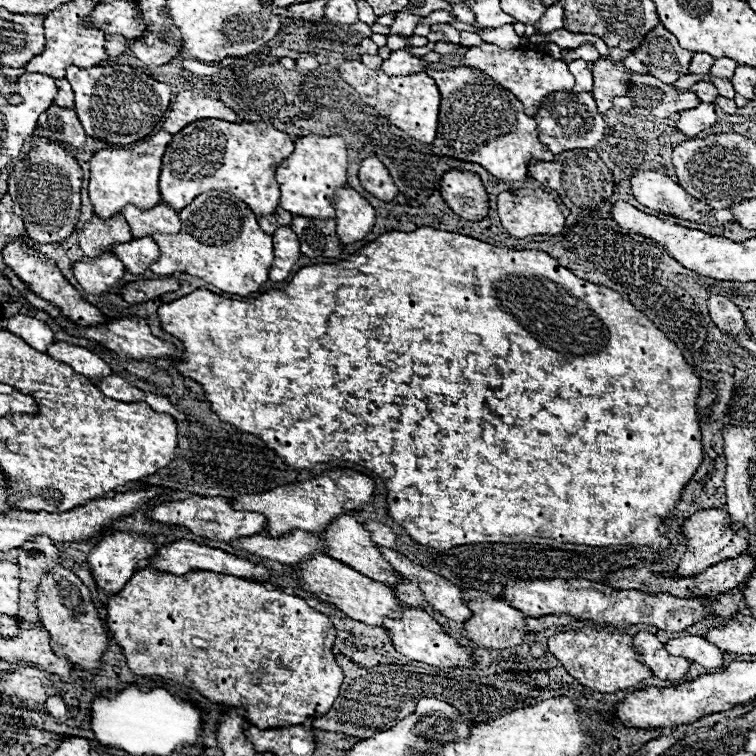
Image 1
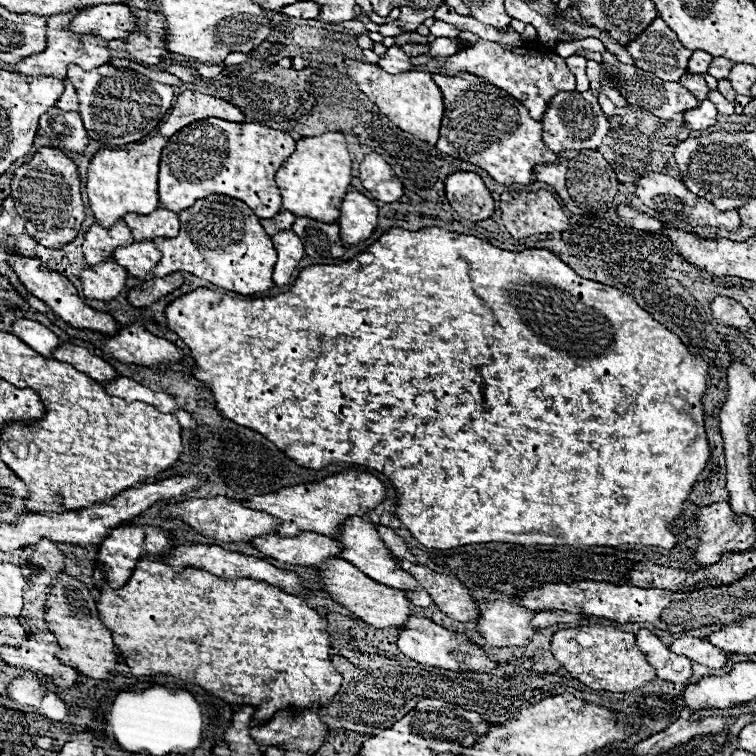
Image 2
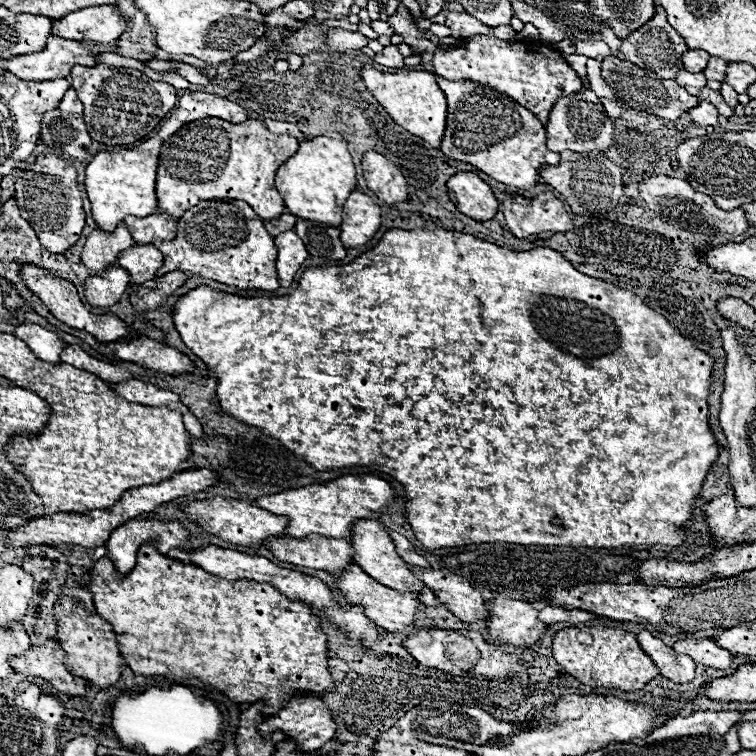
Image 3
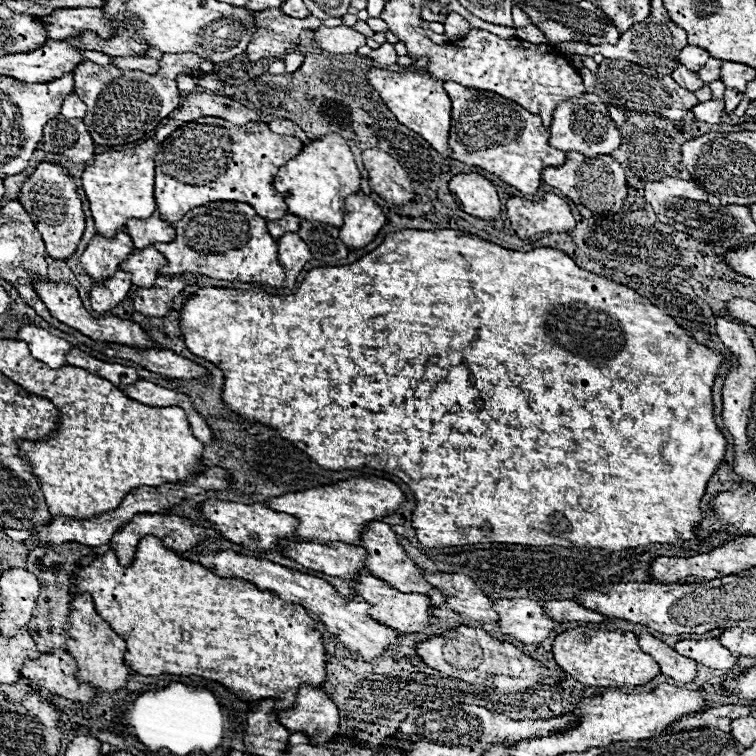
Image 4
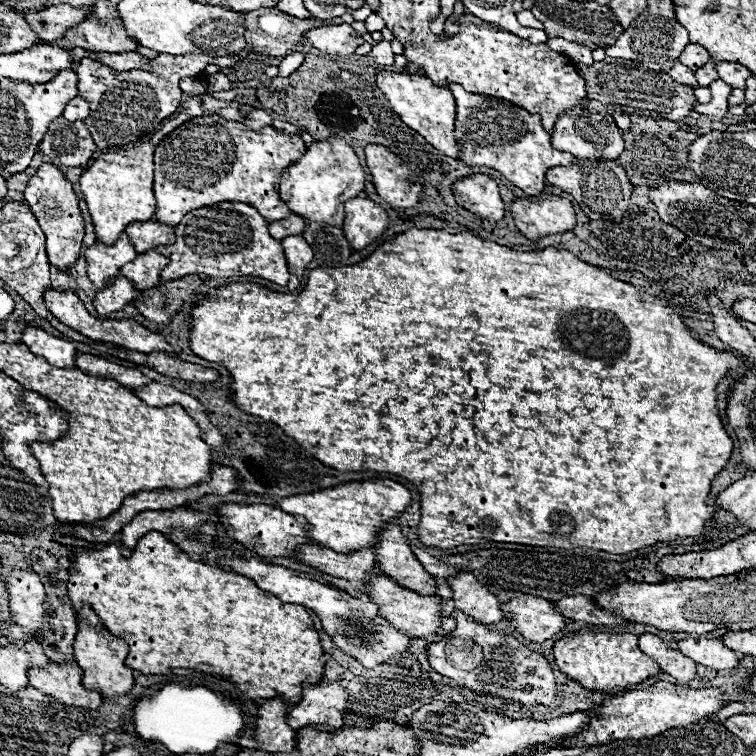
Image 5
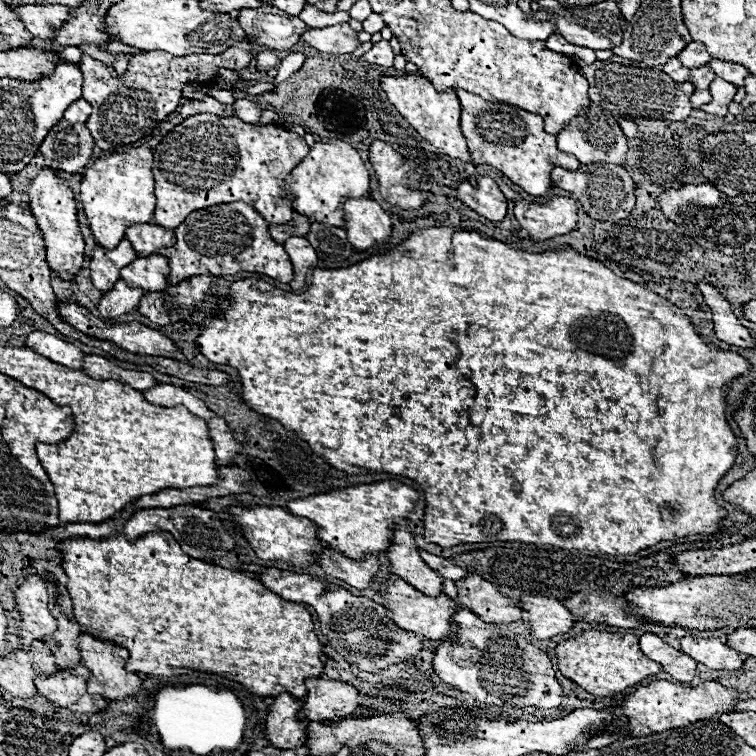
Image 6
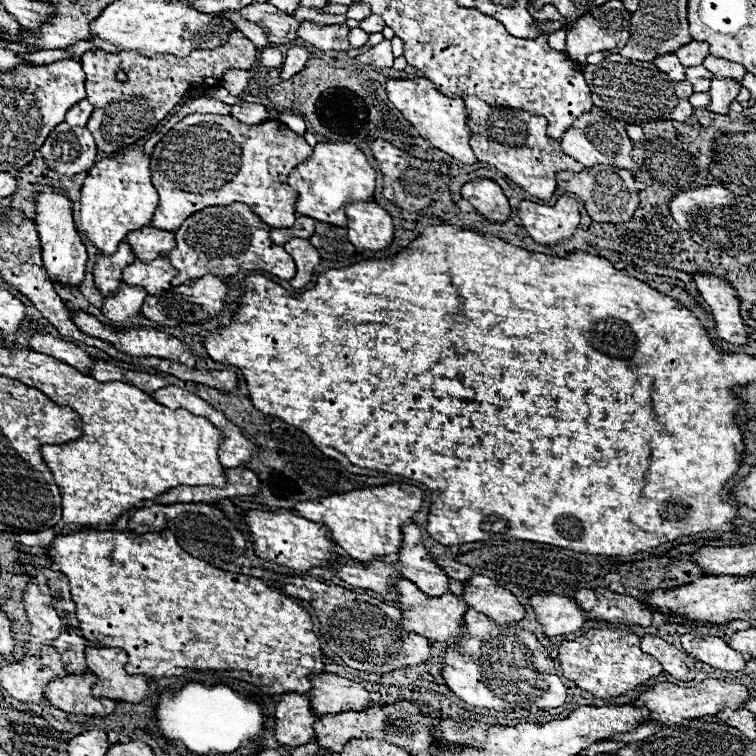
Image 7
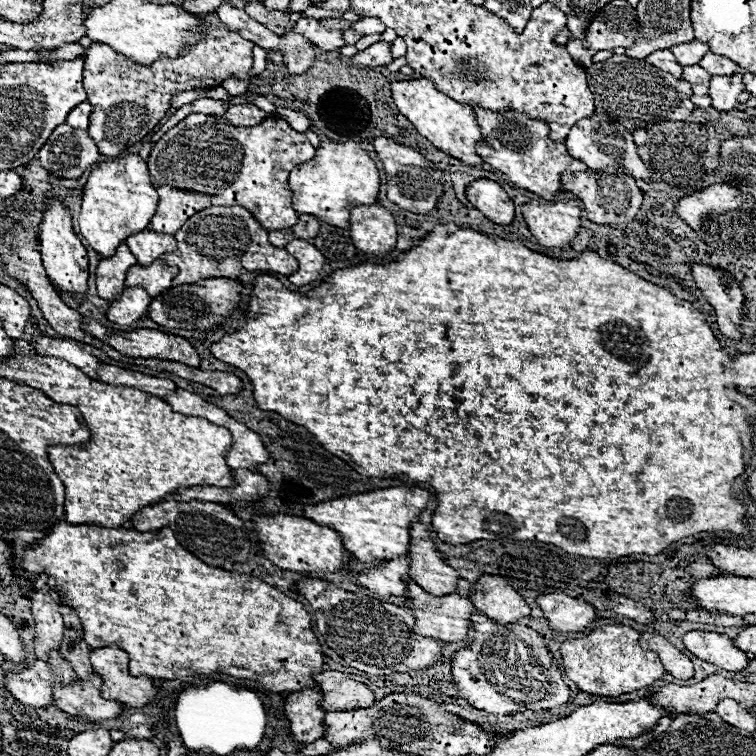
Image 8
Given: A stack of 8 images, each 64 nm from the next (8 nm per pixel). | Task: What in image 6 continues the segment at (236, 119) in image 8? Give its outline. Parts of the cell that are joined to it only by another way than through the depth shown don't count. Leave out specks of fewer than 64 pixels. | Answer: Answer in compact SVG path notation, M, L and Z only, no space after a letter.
M242 98L234 102L234 116L238 116L242 122L256 124L260 120L260 114L262 114L262 108L250 100Z

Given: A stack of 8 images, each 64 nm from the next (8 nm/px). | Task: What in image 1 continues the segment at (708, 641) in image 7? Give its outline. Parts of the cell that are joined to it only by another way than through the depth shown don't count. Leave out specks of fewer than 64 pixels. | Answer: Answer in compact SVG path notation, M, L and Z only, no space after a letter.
M684 634L680 638L670 640L666 644L666 650L672 656L688 658L690 662L702 664L710 670L722 668L722 664L724 664L724 652L720 648L716 648L714 644L708 644L708 640L704 640L702 636L694 636L694 634Z

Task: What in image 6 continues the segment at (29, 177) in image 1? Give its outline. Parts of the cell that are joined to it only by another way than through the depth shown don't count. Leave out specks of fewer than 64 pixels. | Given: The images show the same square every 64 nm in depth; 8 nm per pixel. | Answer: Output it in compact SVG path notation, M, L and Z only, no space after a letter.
M42 168L42 172L28 186L28 196L30 196L30 210L44 236L46 262L50 270L62 280L74 280L84 264L84 240L78 228L76 202L70 186L60 178L56 178L56 172L52 168Z

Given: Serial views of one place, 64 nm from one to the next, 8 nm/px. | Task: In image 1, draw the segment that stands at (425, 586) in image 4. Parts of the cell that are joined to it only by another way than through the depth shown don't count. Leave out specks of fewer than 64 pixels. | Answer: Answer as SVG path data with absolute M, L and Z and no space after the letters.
M340 516L336 518L322 534L318 534L324 542L326 542L326 554L348 564L350 568L362 572L364 576L376 580L376 582L384 582L386 586L394 586L394 584L400 584L400 582L408 582L404 580L398 572L394 572L394 568L384 560L384 556L380 554L380 546L372 544L370 540L370 532L364 528L362 522L358 522L354 516Z

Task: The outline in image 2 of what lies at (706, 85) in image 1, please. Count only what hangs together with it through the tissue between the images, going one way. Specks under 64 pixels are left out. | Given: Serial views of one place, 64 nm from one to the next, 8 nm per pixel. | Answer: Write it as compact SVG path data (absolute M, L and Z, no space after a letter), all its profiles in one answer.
M684 74L682 78L680 78L680 84L684 86L684 88L688 88L698 100L704 100L704 98L708 98L708 86L706 86L706 82L704 82L704 76L696 76L696 74Z

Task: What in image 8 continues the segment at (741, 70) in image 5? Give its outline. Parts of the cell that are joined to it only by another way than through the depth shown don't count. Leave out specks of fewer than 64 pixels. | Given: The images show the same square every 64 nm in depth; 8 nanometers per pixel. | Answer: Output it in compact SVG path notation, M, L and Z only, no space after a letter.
M706 52L706 56L700 60L700 66L706 72L710 72L712 76L730 76L730 74L736 74L742 70L736 62L724 58L724 56L716 56L714 52Z

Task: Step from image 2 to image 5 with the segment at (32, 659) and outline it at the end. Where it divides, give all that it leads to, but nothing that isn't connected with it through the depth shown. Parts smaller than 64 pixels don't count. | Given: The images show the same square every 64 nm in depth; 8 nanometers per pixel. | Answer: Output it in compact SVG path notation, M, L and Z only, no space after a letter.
M52 662L46 668L30 668L28 678L34 688L42 694L56 698L60 704L98 710L102 704L102 696L98 692L86 690L82 686L84 670L74 662Z

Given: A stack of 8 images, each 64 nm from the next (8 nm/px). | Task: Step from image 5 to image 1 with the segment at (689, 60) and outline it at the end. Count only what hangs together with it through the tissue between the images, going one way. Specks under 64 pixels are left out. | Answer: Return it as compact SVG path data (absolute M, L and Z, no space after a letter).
M696 52L692 56L692 62L690 62L690 72L692 74L710 74L712 64L714 64L714 58L712 56L702 54L702 52Z

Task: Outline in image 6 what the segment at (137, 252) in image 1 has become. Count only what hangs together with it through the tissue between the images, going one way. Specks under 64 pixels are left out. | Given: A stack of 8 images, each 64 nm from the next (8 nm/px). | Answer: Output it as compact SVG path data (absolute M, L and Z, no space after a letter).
M156 254L148 256L146 260L136 258L132 264L128 264L128 268L120 272L120 278L132 288L142 288L146 292L160 292L168 288L168 274L170 274L168 258Z

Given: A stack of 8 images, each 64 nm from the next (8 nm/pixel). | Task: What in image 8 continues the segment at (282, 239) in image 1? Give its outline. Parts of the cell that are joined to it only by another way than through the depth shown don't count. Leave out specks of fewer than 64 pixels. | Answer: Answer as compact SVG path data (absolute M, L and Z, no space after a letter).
M296 238L286 244L286 250L300 262L298 270L288 276L292 284L304 286L320 278L320 270L324 268L324 256L314 244L310 244L308 240Z

